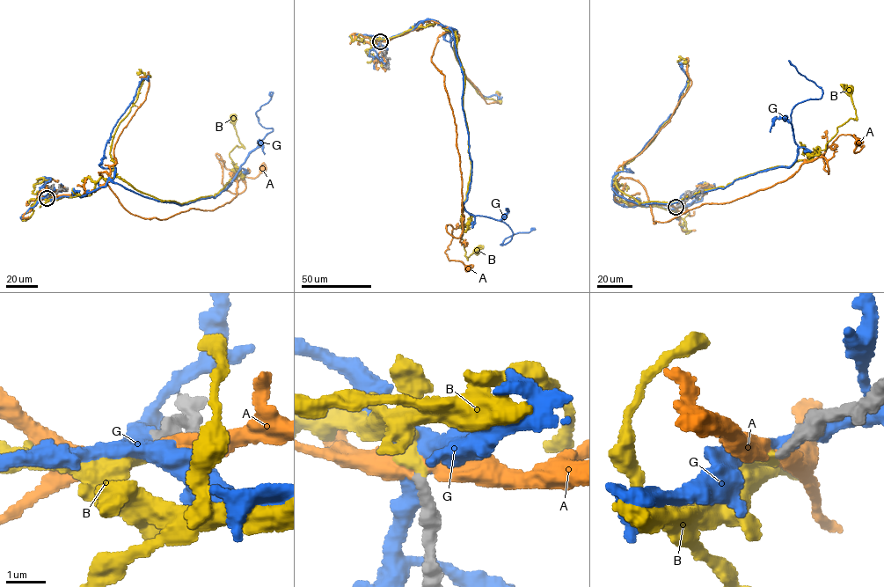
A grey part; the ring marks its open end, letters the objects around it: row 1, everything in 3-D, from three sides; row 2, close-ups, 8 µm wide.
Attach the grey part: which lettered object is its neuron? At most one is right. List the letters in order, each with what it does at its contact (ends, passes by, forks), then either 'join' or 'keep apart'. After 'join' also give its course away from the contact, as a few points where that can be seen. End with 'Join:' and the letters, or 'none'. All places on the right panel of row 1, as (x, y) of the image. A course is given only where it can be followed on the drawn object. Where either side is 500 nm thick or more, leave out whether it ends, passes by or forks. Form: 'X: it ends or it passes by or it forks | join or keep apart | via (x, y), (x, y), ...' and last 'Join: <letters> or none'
A: it passes by | keep apart
B: it ends | join | via (675, 208), (627, 205), (615, 182), (639, 202), (671, 202), (811, 159), (838, 127), (856, 117), (849, 91)
G: it passes by | keep apart
Join: B

